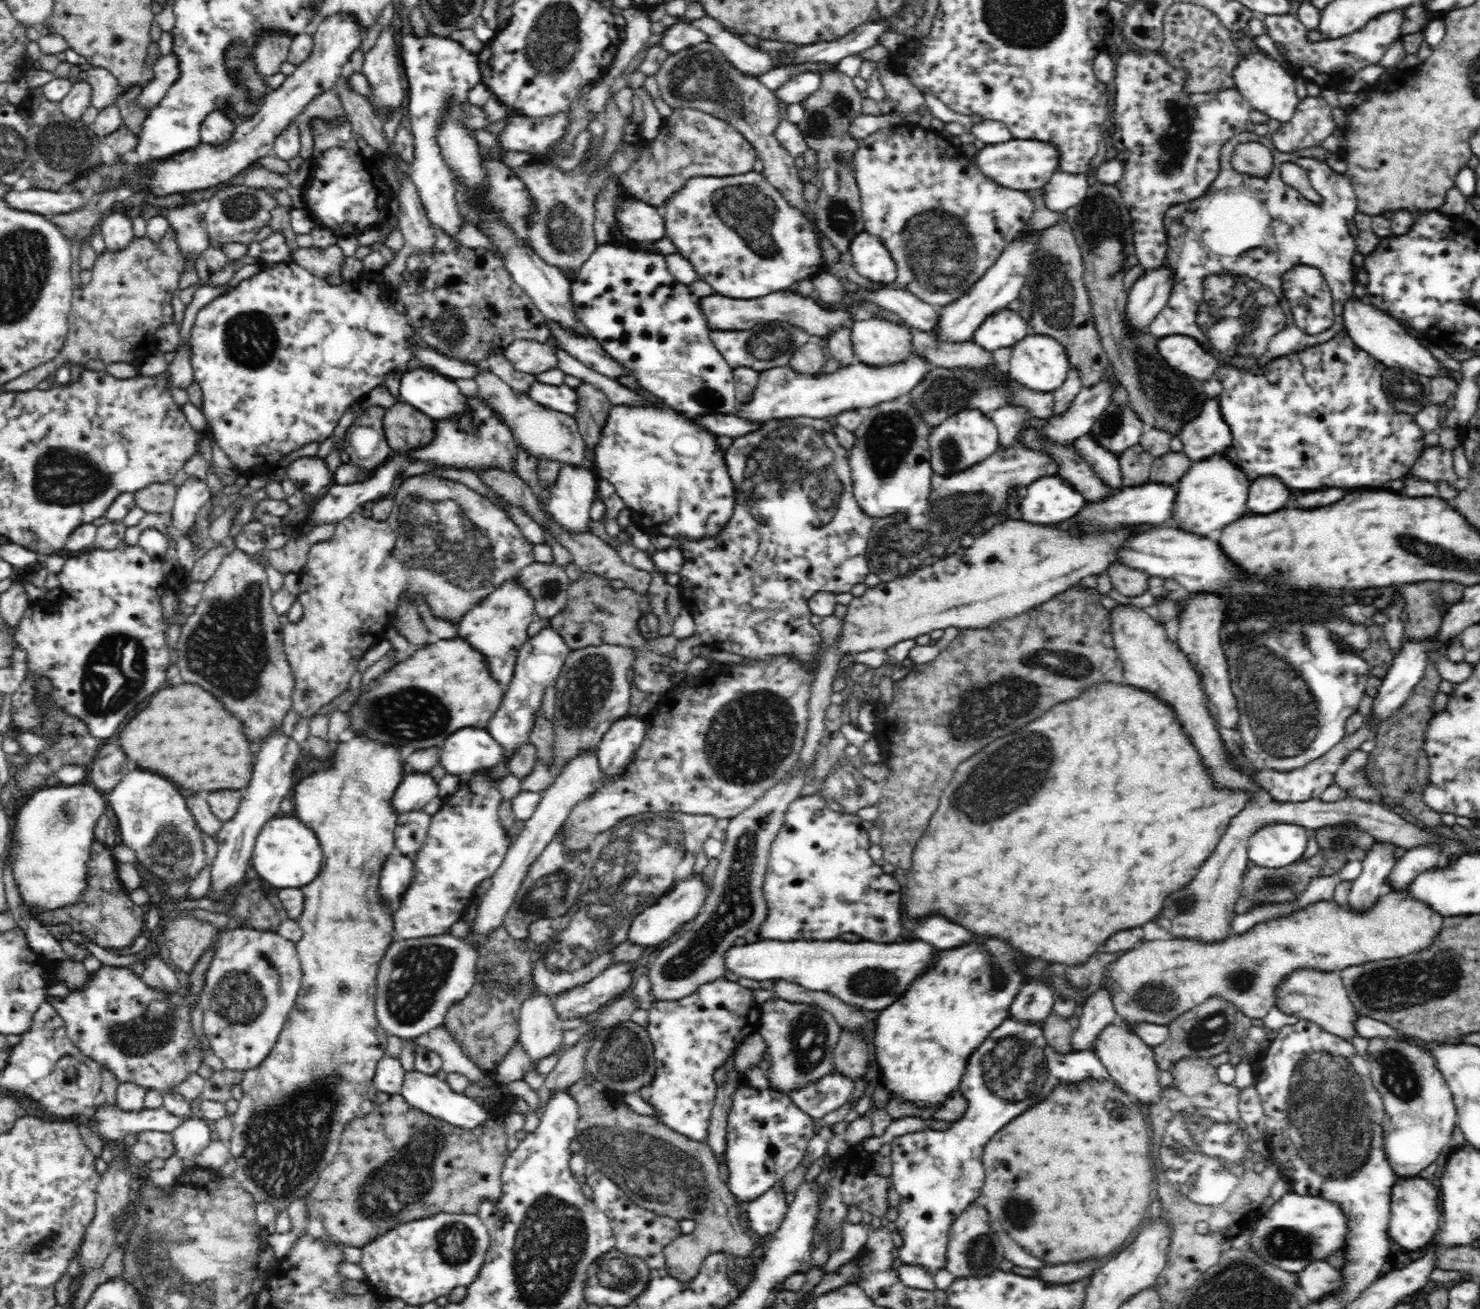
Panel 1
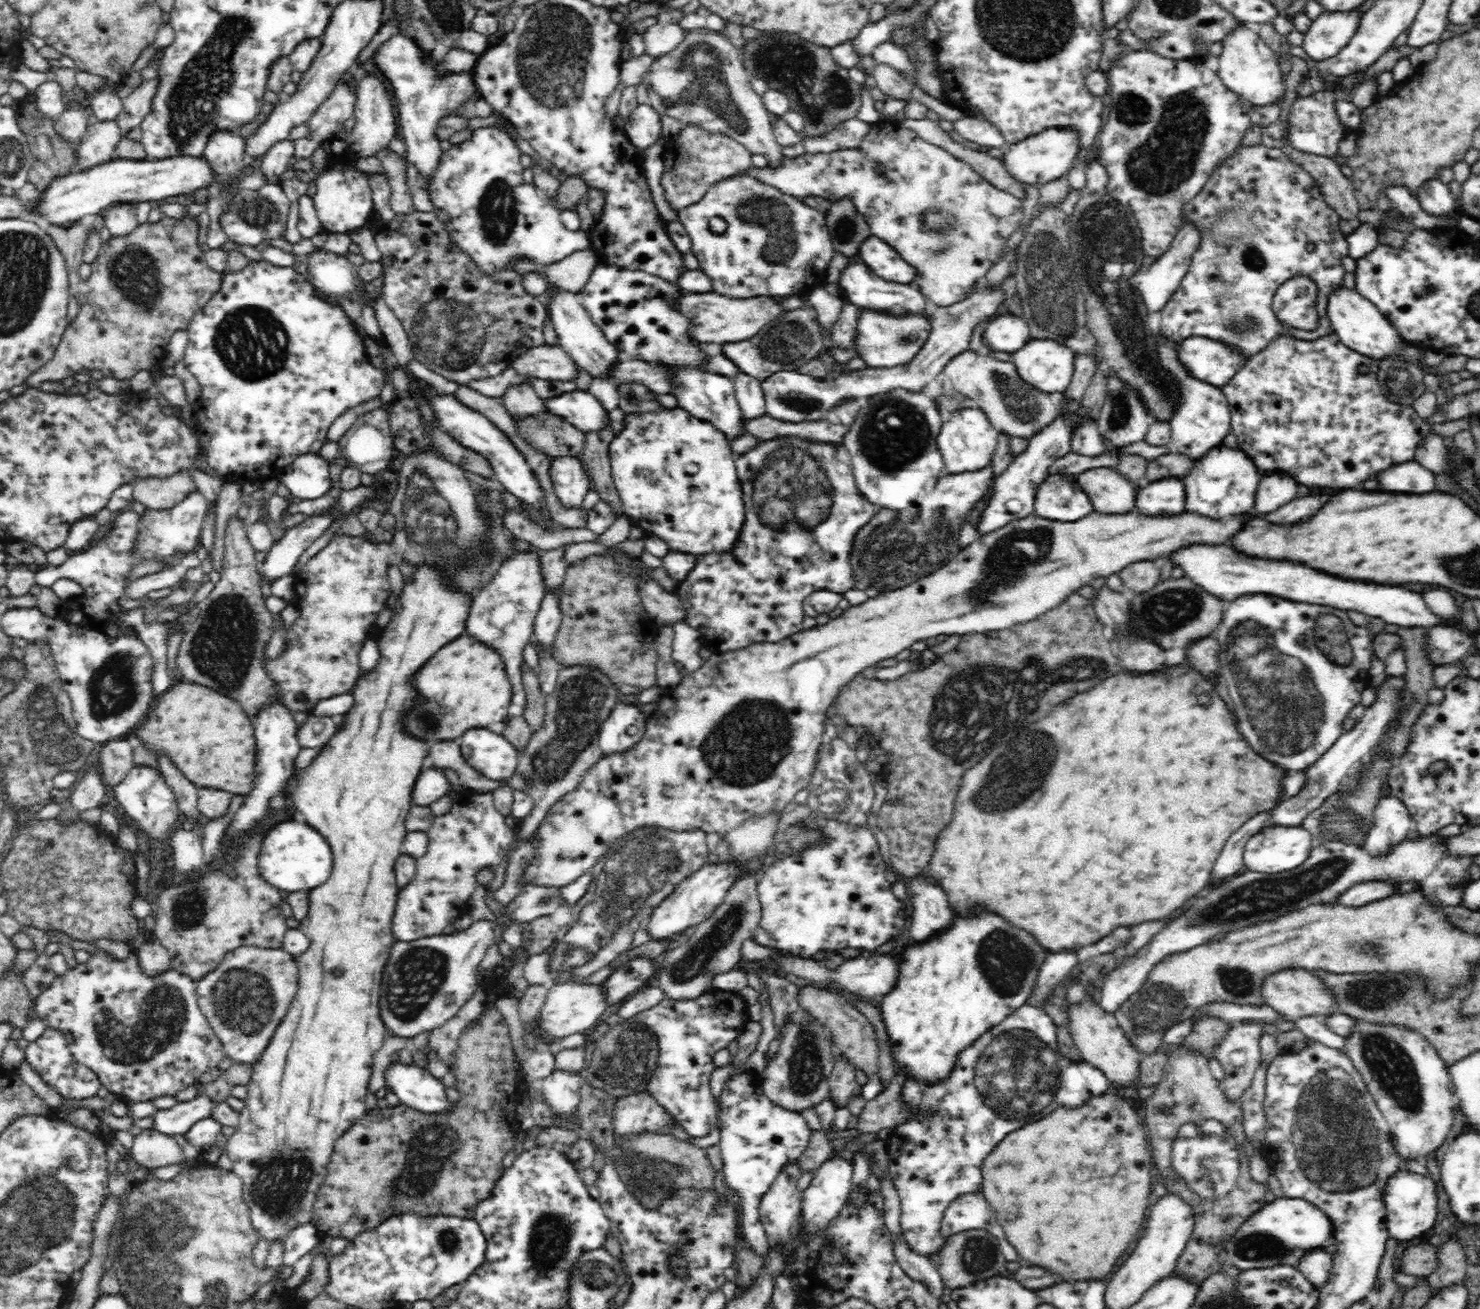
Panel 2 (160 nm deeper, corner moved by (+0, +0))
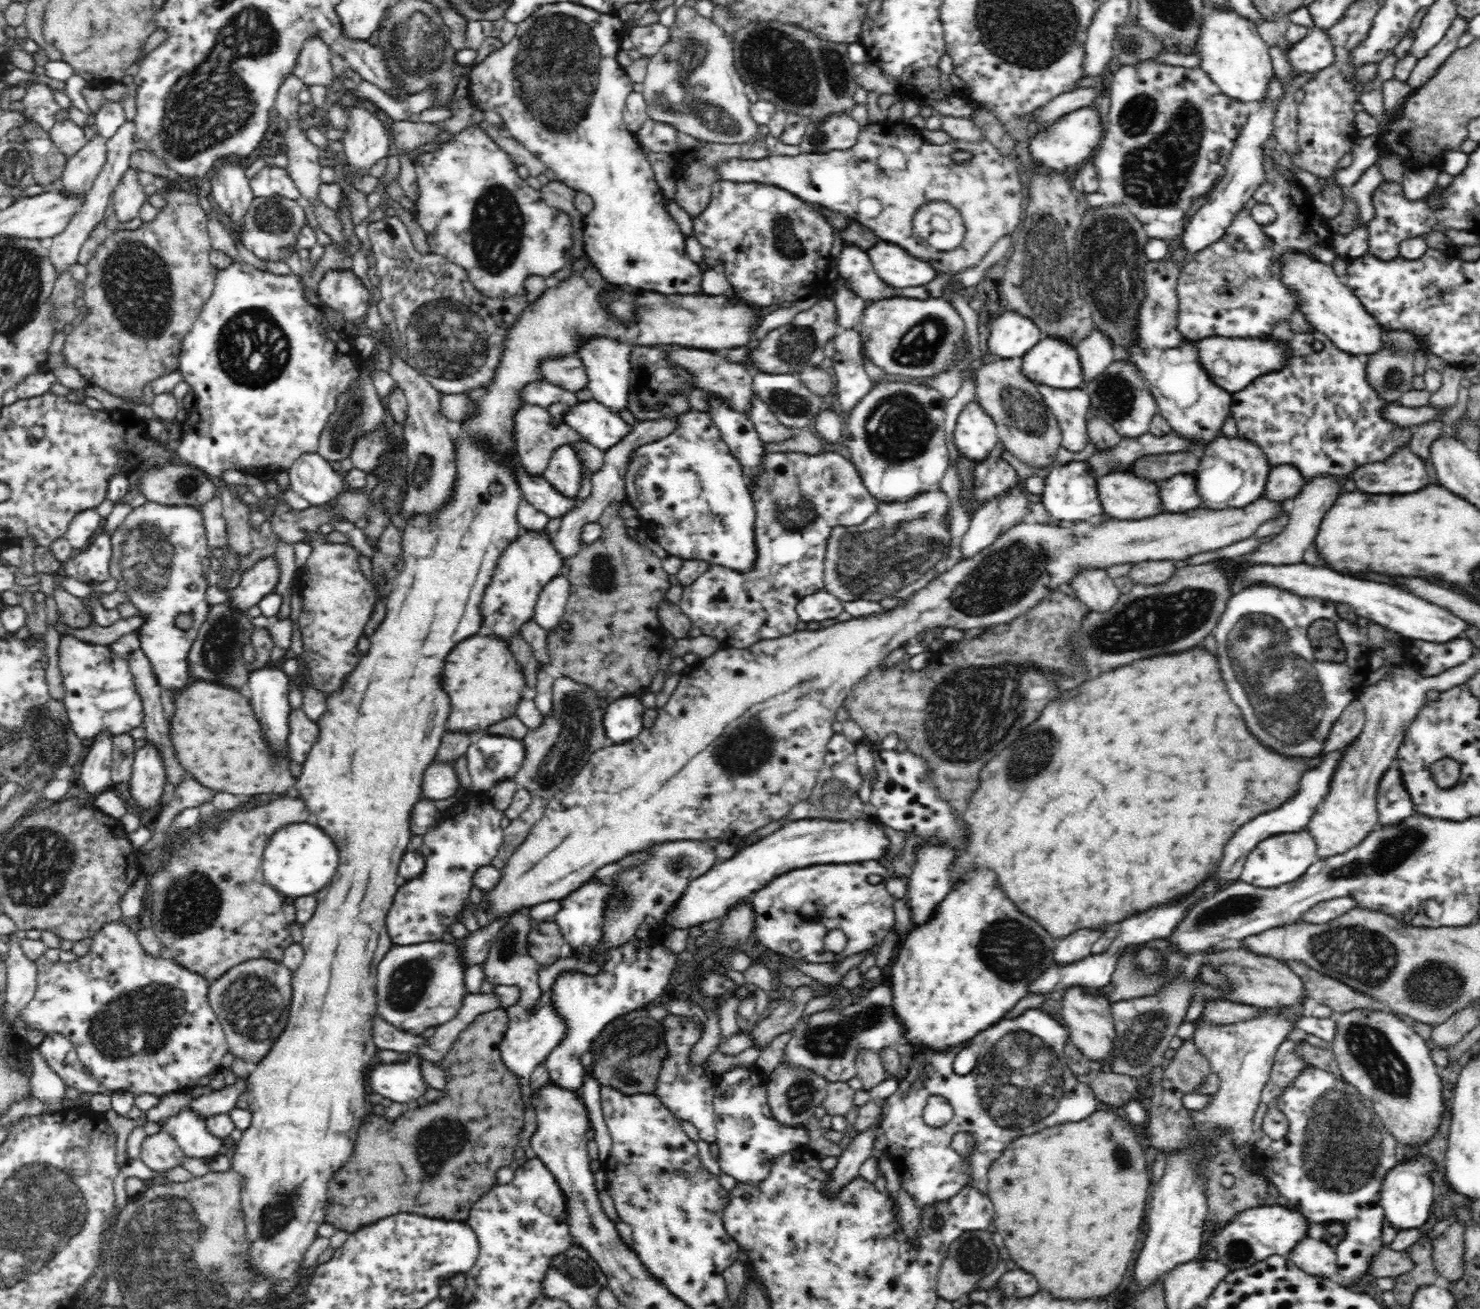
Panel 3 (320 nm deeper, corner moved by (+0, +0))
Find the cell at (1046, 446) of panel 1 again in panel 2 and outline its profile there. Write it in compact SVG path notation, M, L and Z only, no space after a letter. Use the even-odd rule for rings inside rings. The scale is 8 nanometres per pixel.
M1090 468L1075 476L1076 484L1090 498L1095 512L1124 515L1134 508L1136 486L1113 468Z

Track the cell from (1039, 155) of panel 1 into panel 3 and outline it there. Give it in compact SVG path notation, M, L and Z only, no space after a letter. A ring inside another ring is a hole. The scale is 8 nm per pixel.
M1084 107L1064 114L1054 124L1042 128L1036 134L1036 138L1030 141L1032 158L1038 164L1048 166L1052 170L1064 170L1084 159L1091 160L1092 154L1095 148L1098 148L1103 136L1099 114L1100 112L1093 107Z

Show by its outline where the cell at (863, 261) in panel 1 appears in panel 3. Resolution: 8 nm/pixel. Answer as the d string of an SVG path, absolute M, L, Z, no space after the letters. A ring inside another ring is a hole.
M879 240L866 250L878 276L883 282L896 288L917 287L934 280L934 272L930 272L930 264L922 264L922 260L914 260L902 247Z

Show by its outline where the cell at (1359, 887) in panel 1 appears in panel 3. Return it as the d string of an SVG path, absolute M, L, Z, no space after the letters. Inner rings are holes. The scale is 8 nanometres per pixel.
M1396 762L1380 779L1376 800L1379 826L1397 825L1415 814L1414 803L1403 786Z

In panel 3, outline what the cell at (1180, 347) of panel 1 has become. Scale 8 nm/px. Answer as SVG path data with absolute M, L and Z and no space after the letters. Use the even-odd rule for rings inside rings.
M1210 336L1196 342L1195 352L1199 364L1210 375L1214 384L1231 393L1246 388L1256 376L1272 369L1279 369L1285 361L1285 348L1279 346L1272 338L1235 339Z

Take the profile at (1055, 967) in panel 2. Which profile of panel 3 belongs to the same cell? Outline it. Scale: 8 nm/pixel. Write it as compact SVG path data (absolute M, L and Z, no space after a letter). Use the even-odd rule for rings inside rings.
M1074 932L1074 936L1066 936L1054 948L1054 965L1074 964L1092 954L1091 946L1096 942L1102 932Z

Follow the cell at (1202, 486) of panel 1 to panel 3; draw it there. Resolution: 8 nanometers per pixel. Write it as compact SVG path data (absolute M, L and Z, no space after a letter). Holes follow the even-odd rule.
M1218 436L1204 446L1204 455L1196 470L1196 488L1208 508L1242 508L1262 496L1271 467L1258 446L1237 437Z

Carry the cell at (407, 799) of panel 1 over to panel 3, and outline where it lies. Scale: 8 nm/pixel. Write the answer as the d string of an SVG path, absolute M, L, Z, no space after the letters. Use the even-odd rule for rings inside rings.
M433 763L422 778L422 798L433 801L450 798L458 790L458 775L453 764Z

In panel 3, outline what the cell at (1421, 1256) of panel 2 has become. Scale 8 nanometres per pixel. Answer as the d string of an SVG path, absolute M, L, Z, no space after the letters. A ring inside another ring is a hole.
M1382 1248L1370 1266L1369 1274L1377 1278L1395 1278L1406 1274L1414 1268L1414 1263L1405 1250L1396 1252L1389 1248Z

